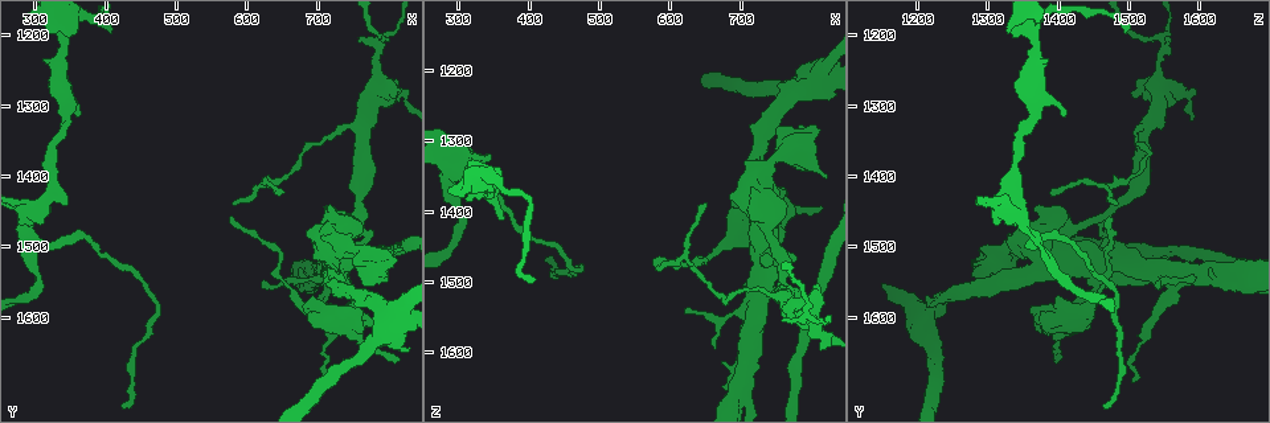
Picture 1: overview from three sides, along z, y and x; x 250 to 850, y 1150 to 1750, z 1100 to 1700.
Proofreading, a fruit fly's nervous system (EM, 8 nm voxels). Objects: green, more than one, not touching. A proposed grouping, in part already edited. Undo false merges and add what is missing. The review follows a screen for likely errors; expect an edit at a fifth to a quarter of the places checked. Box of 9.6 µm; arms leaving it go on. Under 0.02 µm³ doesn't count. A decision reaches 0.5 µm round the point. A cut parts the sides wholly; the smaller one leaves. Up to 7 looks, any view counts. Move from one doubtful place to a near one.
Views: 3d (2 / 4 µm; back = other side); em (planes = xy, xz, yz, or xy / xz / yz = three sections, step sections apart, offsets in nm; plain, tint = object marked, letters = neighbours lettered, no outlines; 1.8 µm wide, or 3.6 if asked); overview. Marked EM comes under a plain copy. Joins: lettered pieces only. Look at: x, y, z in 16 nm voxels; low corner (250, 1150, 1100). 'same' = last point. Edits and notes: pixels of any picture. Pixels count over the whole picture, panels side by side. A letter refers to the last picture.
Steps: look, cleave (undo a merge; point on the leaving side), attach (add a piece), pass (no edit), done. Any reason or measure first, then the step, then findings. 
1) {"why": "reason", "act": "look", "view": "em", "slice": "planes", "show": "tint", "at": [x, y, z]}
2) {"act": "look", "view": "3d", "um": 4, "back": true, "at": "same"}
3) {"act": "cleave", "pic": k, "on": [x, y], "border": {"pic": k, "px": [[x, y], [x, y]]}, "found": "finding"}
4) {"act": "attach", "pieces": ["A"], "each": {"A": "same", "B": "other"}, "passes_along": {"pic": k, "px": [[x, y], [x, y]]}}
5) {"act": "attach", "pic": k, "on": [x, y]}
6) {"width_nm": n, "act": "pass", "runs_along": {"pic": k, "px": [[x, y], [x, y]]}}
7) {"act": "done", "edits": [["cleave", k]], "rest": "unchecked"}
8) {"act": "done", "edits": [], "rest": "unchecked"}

{"why": "narrows sharply", "act": "look", "view": "em", "slice": "xz", "step": 4, "show": "tint", "at": [340, 1185, 1360]}

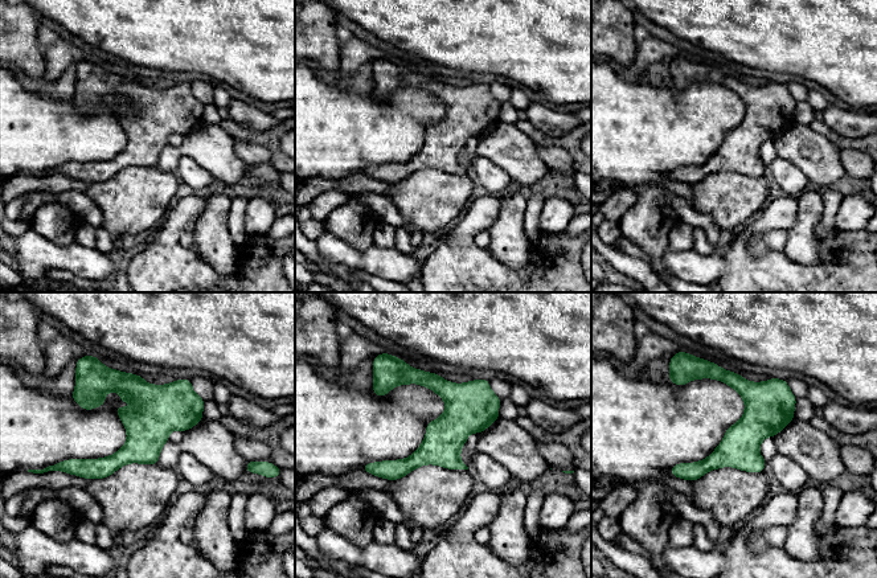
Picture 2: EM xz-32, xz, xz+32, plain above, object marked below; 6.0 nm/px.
{"why": "cut it another way", "act": "look", "view": "em", "slice": "planes", "show": "letters", "at": "same"}

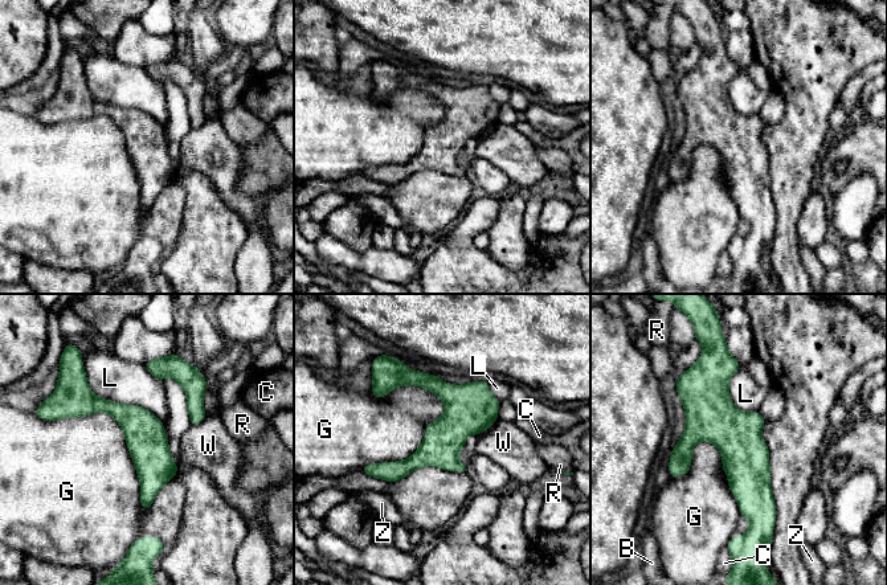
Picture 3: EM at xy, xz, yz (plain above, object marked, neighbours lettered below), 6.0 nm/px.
{"width_nm": 240, "act": "pass", "each": {"B": "other", "C": "other", "G": "other", "L": "other", "R": "other", "W": "other", "Z": "other"}, "border": {"pic": 3, "px": [[445, 404], [405, 459], [359, 469]]}, "found": "continuous, no second neuron"}

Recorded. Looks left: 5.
{"why": "long arm stops here", "act": "look", "view": "3d", "um": 2, "at": [405, 1195, 1495]}

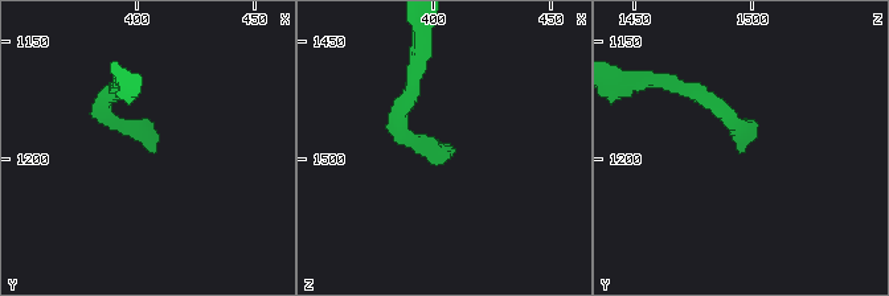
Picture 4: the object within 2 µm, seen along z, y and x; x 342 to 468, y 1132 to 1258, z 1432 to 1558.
{"why": "shape alone is not enough", "act": "look", "view": "em", "slice": "xy", "step": 16, "show": "letters", "at": [408, 1194, 1494]}

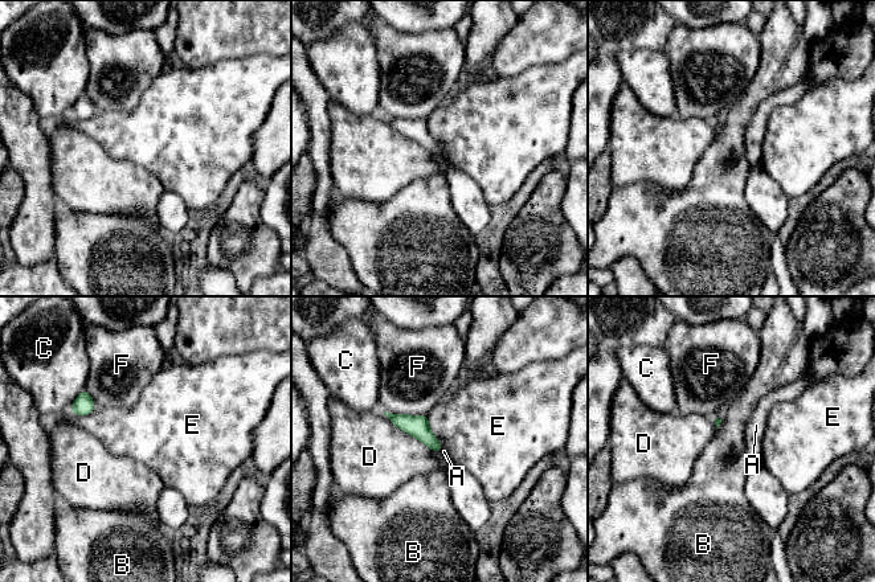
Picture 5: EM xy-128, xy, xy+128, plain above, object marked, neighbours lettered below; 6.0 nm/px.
{"act": "pass", "each": {"A": "other", "B": "other", "C": "other", "D": "other", "E": "other", "F": "other"}, "border": {"pic": 5, "px": [[426, 415], [429, 429], [442, 447]]}, "found": "none of them fits"}

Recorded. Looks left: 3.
{"act": "look", "view": "3d", "um": 4, "at": [345, 1440, 1320]}

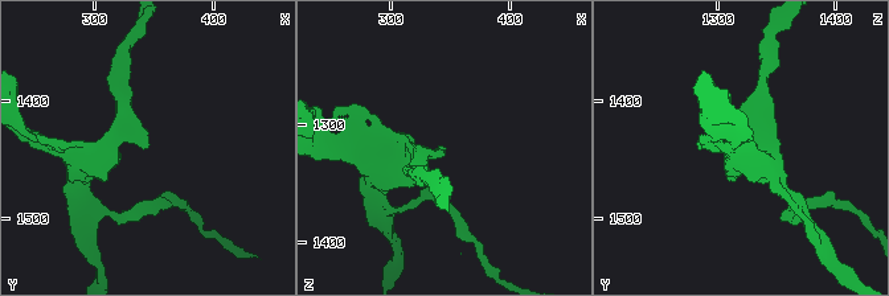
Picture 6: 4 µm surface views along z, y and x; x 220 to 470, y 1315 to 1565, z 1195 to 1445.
{"why": "need the tissue", "act": "look", "view": "em", "slice": "planes", "show": "letters", "at": [344, 1438, 1322]}

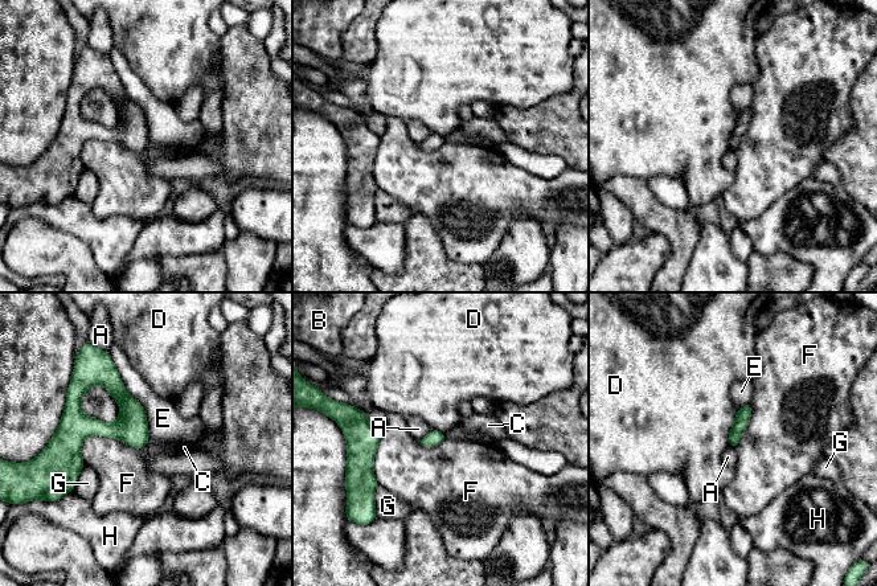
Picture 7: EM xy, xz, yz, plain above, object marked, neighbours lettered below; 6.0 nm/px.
{"act": "pass", "each": {"A": "other", "B": "other", "C": "other", "D": "other", "E": "other", "F": "other", "G": "other", "H": "other"}, "border": {"pic": 7, "px": [[150, 437], [80, 451]]}, "found": "no lettered piece goes on from it"}

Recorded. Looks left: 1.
{"act": "done", "edits": [], "rest": "unchecked"}

